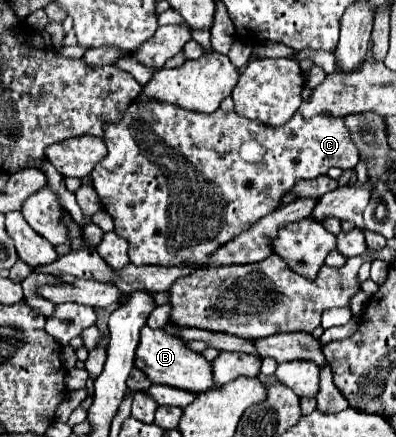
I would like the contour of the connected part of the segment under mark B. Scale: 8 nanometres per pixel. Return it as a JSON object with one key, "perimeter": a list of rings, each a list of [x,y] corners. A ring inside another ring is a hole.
{"perimeter":[[[147,325],[141,329],[141,339],[135,353],[135,367],[141,369],[149,377],[149,381],[153,379],[153,383],[161,383],[177,389],[189,389],[193,393],[203,393],[213,387],[209,361],[205,361],[199,353],[189,351],[183,339],[165,333],[165,329],[151,329]]]}

